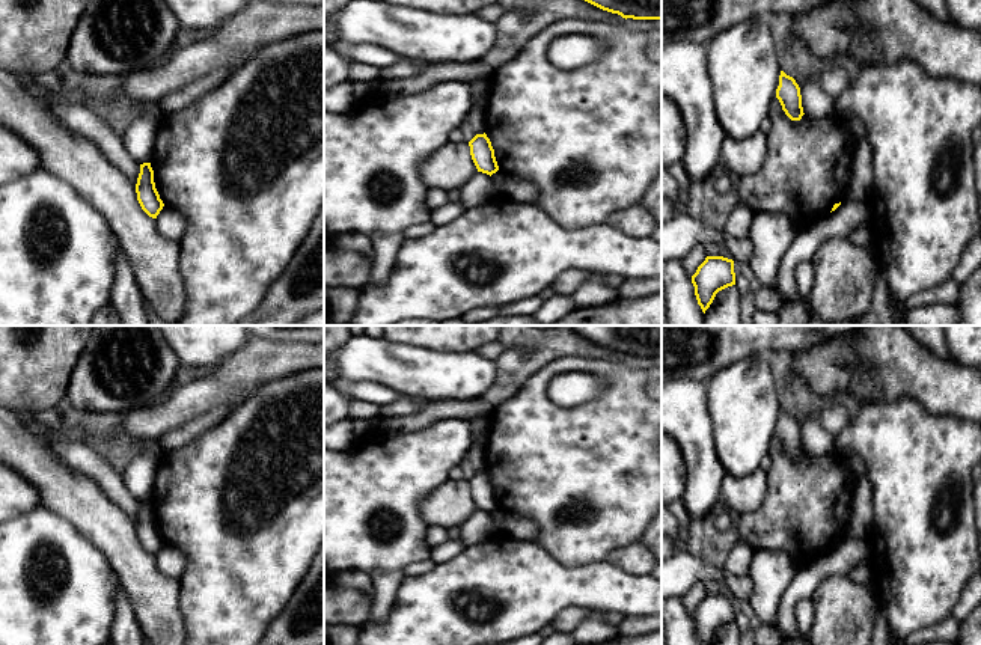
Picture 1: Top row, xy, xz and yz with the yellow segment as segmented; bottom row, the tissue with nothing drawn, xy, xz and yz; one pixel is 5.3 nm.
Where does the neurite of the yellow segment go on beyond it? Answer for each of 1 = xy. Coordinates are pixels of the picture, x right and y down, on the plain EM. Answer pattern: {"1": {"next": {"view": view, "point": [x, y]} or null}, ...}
{"1": {"next": null}}

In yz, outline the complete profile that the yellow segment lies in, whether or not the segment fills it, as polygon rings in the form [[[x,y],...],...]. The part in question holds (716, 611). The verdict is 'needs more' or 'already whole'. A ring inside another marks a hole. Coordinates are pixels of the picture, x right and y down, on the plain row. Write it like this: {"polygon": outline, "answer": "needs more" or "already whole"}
{"polygon": [[[707,594],[692,613],[695,633],[701,645],[710,645],[716,631],[735,622],[734,598],[723,594]]], "answer": "already whole"}

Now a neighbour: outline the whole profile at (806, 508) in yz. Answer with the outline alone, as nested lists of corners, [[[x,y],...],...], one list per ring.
[[[776,434],[769,457],[772,467],[767,472],[767,494],[756,511],[740,514],[738,541],[753,550],[785,552],[802,568],[830,552],[833,543],[845,536],[857,479],[838,454],[811,457],[803,452],[800,458],[791,458]]]

